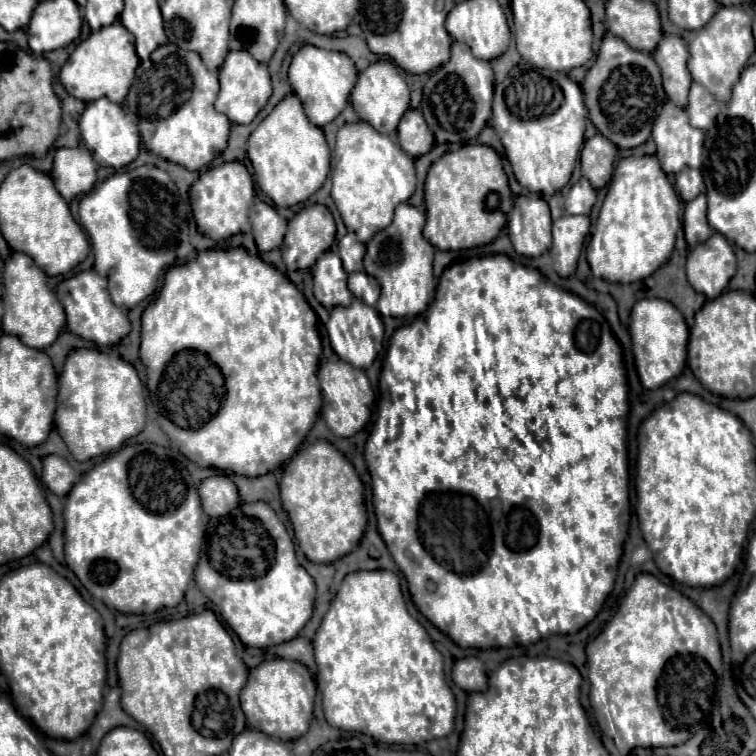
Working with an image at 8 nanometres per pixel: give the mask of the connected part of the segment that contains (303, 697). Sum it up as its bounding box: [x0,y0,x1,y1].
[239,660,313,742]

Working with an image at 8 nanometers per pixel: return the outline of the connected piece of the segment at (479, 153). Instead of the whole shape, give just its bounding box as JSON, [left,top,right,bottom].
[423,144,513,250]

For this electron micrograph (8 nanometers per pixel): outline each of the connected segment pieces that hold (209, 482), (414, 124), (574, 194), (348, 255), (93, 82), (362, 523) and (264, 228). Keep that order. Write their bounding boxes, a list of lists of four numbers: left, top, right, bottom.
[[199,476,239,518],[397,110,433,158],[565,178,597,214],[339,232,365,272],[59,22,139,104],[279,440,367,564],[249,200,287,252]]

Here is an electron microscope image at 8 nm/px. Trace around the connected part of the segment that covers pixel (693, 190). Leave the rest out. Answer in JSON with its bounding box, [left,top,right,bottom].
[675,168,705,202]

